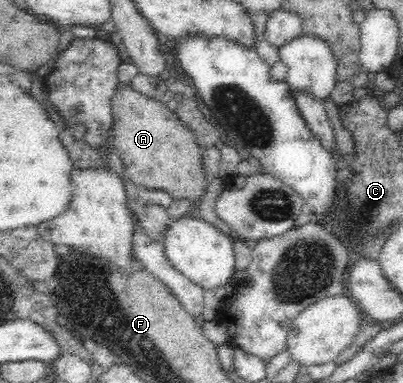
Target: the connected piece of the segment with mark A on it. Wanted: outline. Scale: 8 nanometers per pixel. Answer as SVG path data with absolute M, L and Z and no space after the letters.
M119 83L110 99L113 145L122 158L127 177L140 188L163 189L173 199L190 199L195 205L210 179L202 170L201 150L190 128L170 111L165 101L142 94L128 83Z

